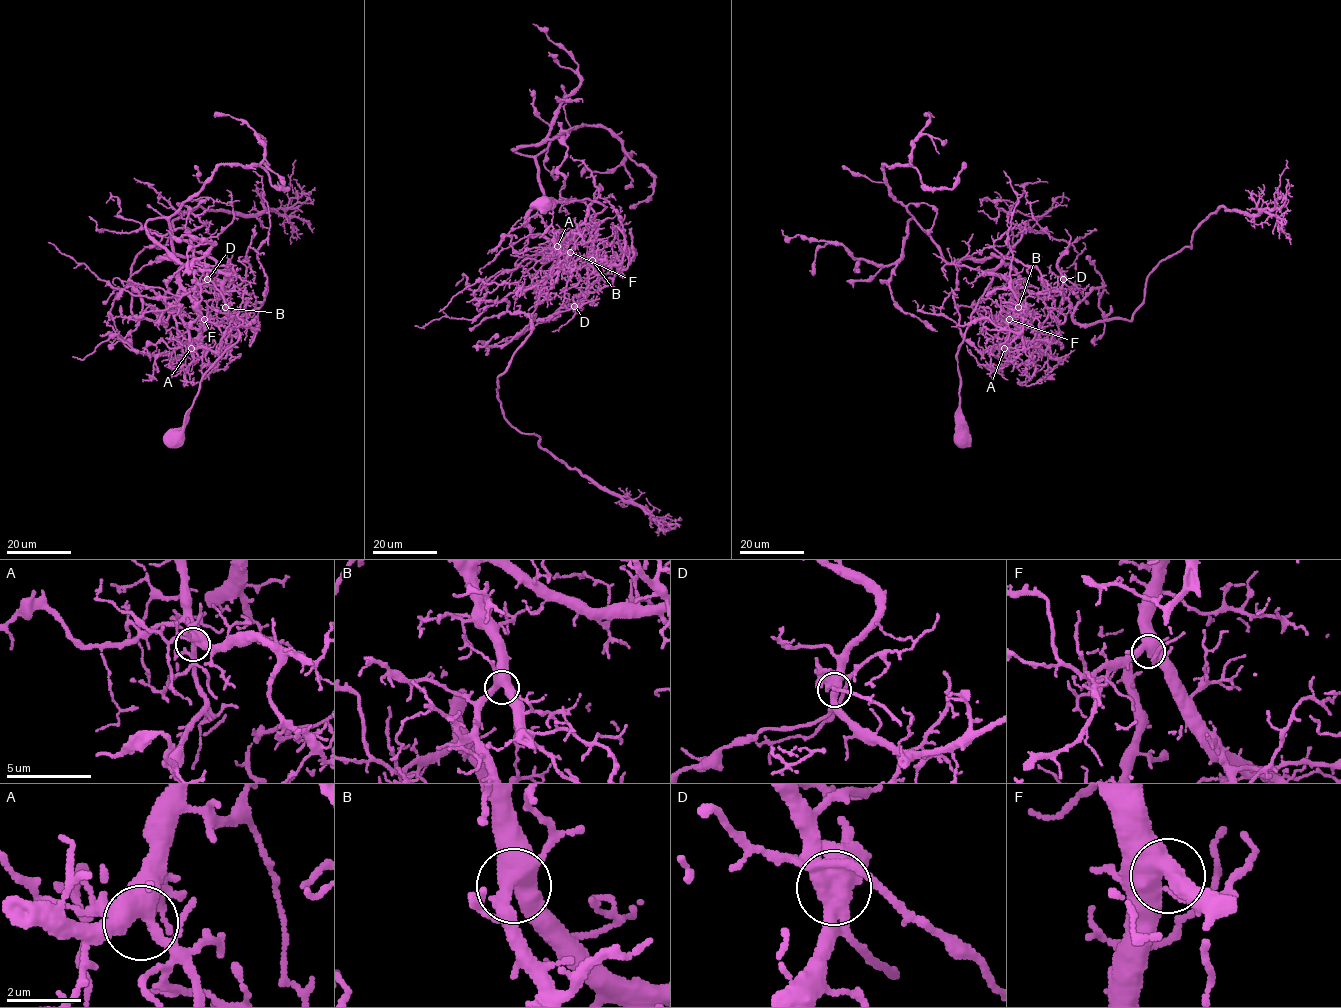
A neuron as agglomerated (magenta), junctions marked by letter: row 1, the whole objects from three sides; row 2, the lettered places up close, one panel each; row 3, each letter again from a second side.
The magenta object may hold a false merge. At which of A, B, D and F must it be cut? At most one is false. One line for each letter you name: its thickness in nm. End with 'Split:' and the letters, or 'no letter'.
D: 500 nm thick
Split: D

